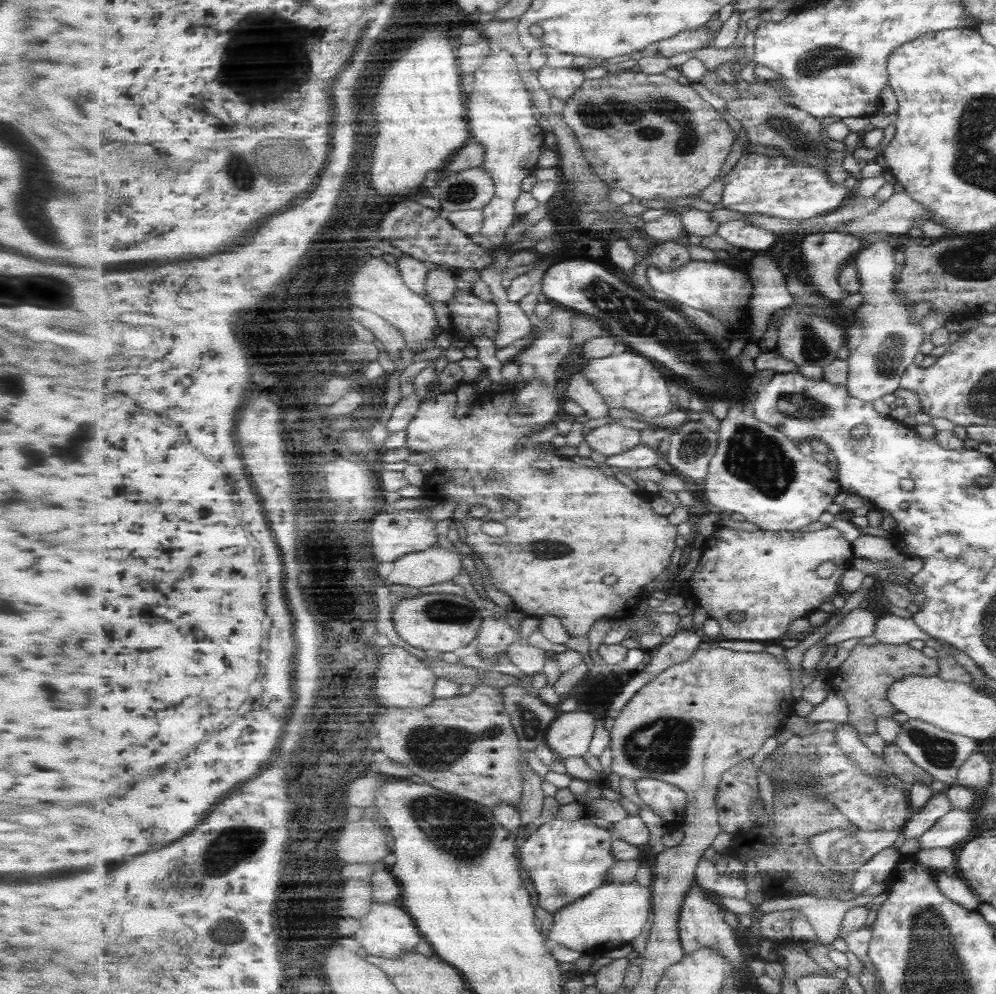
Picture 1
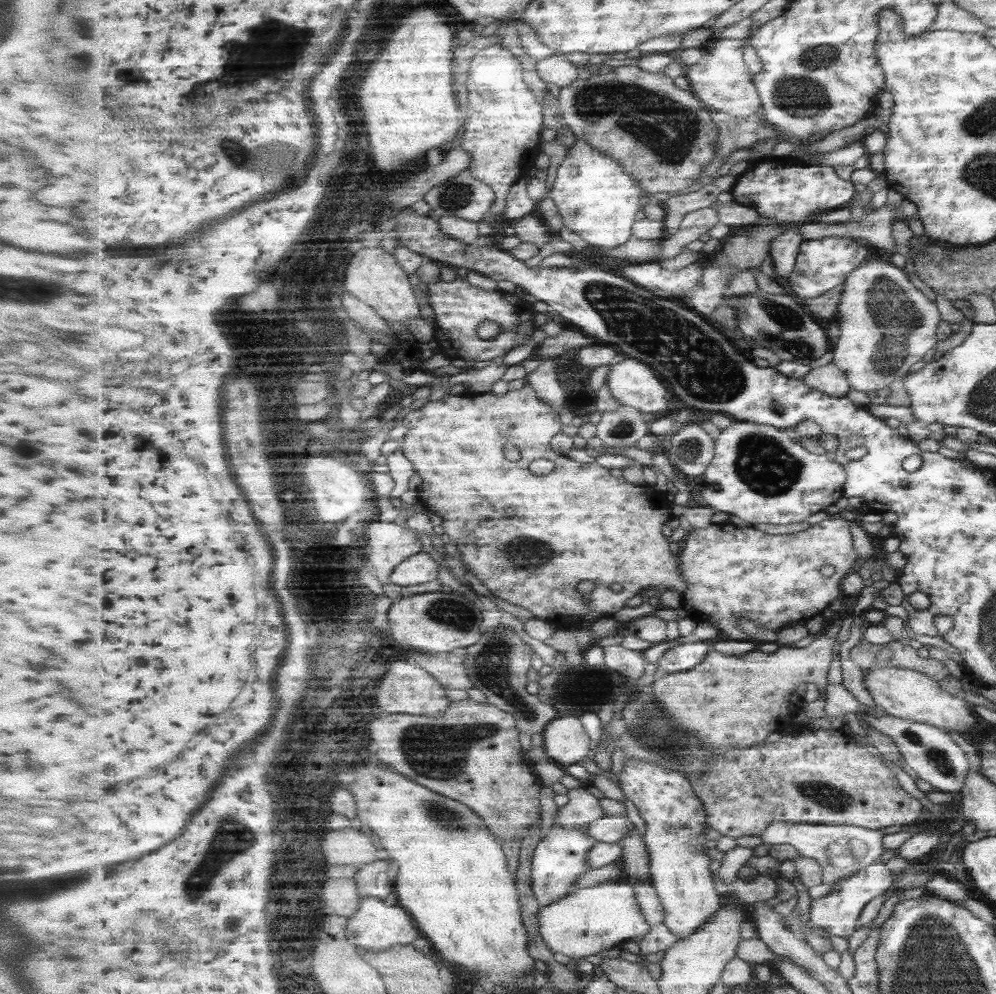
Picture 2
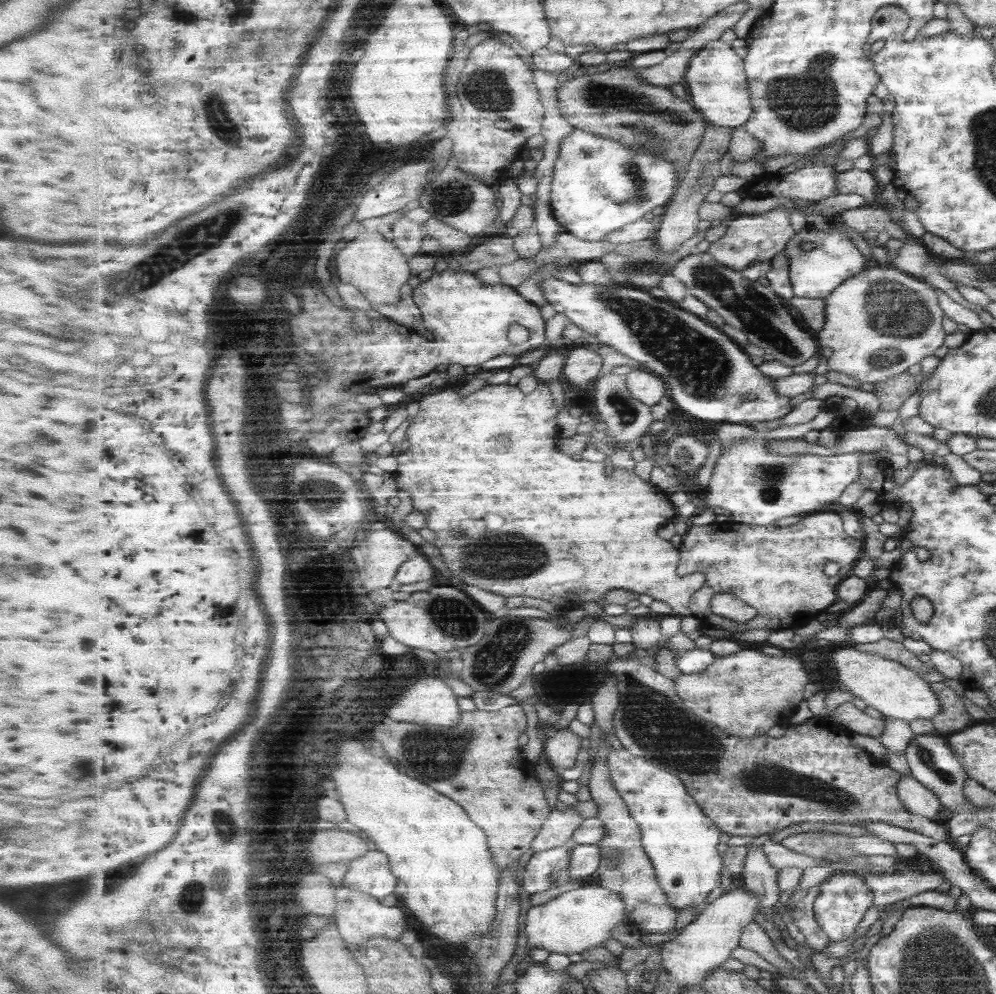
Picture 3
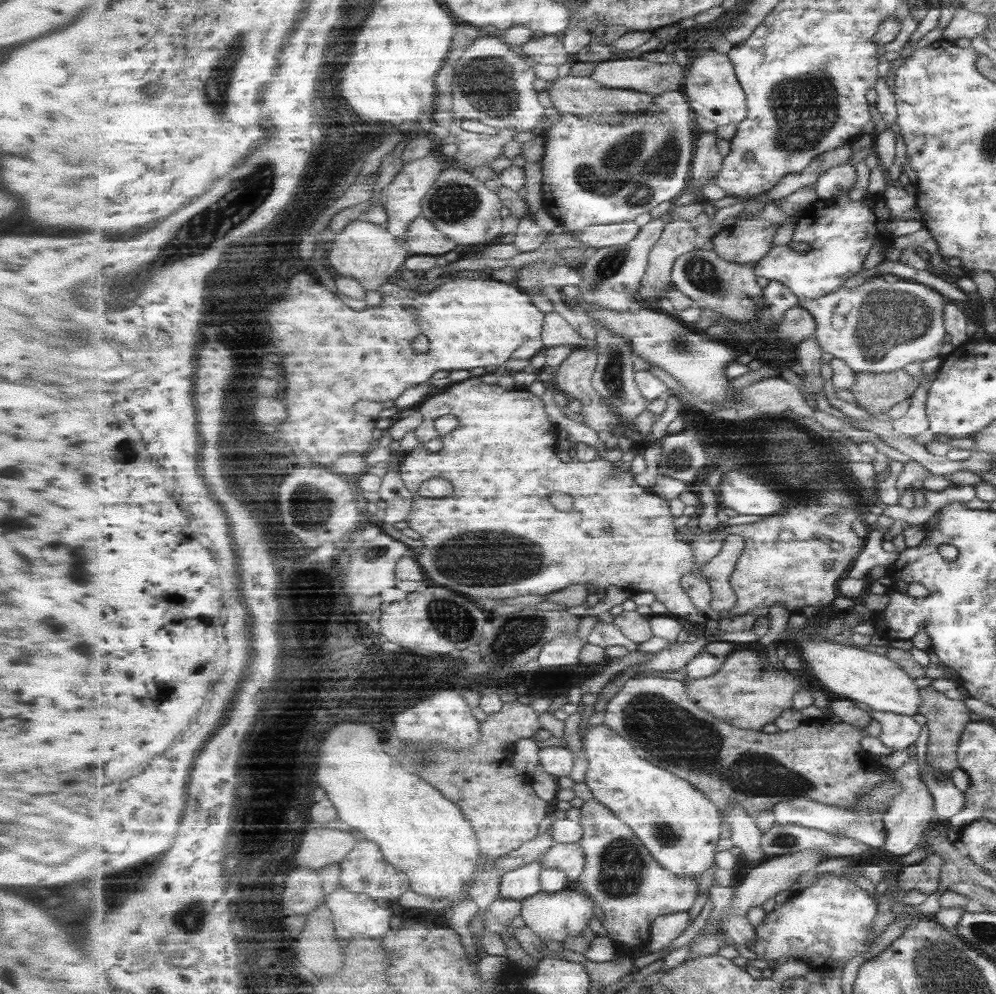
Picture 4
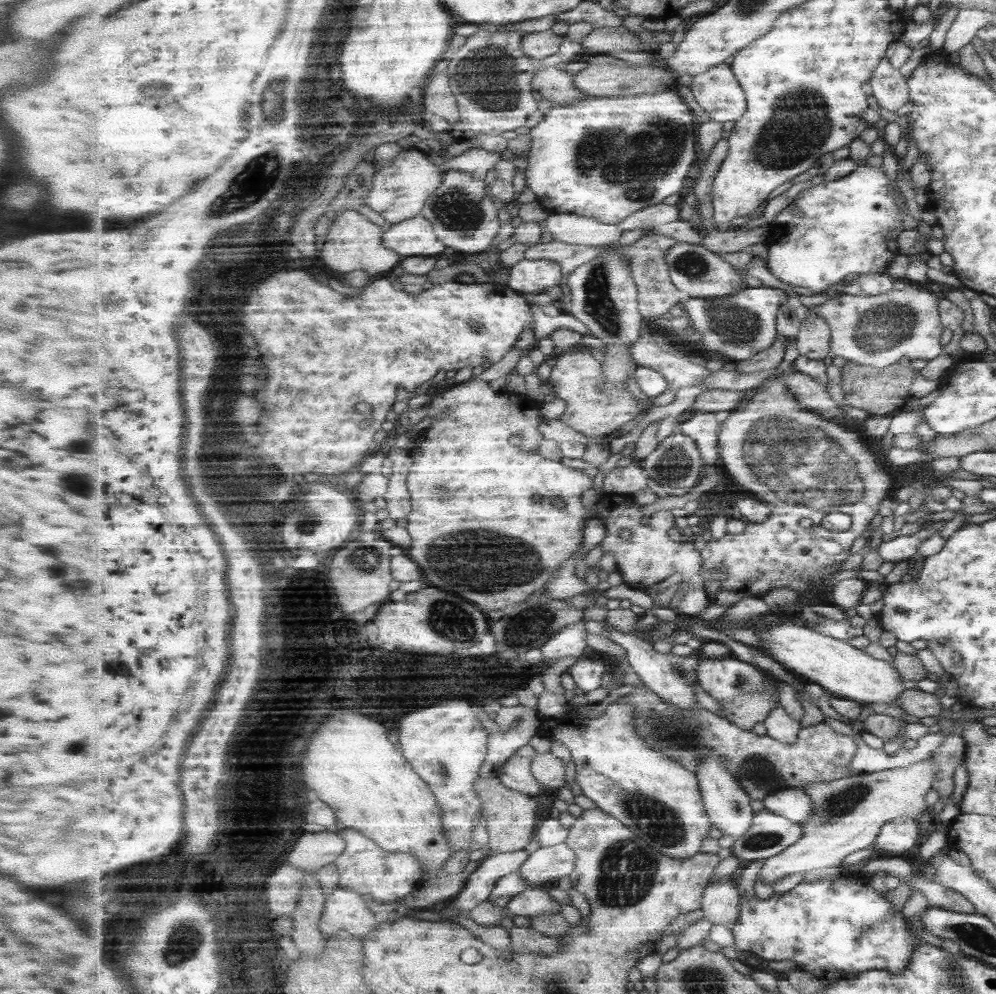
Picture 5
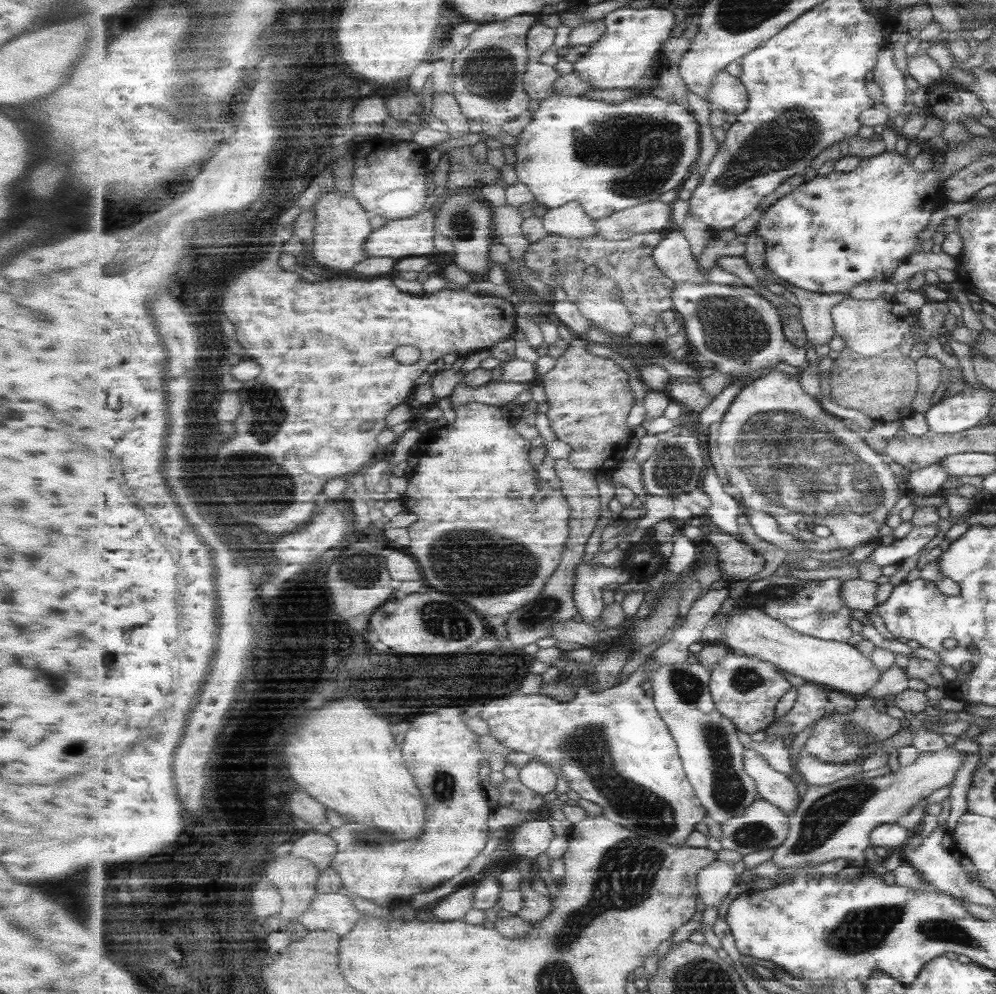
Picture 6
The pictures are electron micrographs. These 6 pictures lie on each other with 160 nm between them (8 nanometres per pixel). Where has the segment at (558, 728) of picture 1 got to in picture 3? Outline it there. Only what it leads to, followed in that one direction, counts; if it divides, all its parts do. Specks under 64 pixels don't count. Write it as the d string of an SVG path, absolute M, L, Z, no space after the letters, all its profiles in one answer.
M568 727L551 730L550 737L543 744L543 755L549 768L557 770L575 767L581 752L583 738L574 734Z

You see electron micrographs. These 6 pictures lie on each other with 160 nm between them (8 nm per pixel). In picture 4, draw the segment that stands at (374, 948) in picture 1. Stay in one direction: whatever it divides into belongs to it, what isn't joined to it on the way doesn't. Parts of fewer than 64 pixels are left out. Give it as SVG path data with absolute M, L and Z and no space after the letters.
M339 886L328 895L325 905L333 913L339 939L349 941L363 936L379 940L392 931L391 909L381 908L367 894L351 892Z

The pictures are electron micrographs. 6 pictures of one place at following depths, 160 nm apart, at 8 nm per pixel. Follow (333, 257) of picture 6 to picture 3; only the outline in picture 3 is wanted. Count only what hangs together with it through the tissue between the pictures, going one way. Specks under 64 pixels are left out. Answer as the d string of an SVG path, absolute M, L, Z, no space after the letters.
M376 231L359 236L349 242L343 249L336 252L335 264L339 266L339 280L351 284L369 300L371 304L397 304L401 302L401 288L411 278L411 267L408 258L399 250L390 236L381 235Z

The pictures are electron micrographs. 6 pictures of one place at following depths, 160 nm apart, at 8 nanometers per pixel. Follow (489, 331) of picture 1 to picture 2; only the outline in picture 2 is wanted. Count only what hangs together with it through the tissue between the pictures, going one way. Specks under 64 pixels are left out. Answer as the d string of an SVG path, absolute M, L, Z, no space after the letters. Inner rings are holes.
M465 277L454 279L453 282L439 280L439 283L428 287L428 294L428 302L435 314L435 344L438 351L449 356L449 360L493 360L497 356L504 356L511 348L529 342L531 334L537 329L534 328L534 314L539 306L528 305L519 295L481 290L477 286L471 286ZM485 320L491 320L501 328L493 338L483 339L477 334L479 324Z

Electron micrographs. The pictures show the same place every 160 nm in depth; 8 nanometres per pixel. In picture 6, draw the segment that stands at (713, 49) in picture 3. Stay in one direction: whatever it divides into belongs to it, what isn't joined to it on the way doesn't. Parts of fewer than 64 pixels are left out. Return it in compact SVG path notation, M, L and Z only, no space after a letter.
M722 71L717 74L717 78L706 99L711 104L718 104L719 108L724 108L727 114L741 115L749 104L749 95L746 86L741 83L740 78L735 78L731 74Z

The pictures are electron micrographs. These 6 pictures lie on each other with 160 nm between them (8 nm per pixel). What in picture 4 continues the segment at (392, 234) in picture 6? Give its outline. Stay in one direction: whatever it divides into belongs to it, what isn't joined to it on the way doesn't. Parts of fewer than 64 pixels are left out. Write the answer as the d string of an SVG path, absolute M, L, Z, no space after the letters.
M419 216L411 223L408 230L407 244L411 254L439 256L457 248L457 243L450 241L437 225L427 217Z

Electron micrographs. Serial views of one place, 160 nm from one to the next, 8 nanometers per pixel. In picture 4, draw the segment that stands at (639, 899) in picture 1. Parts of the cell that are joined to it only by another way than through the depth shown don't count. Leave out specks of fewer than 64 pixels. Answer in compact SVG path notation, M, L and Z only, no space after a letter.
M569 889L553 894L539 892L535 896L521 900L521 902L521 916L526 926L543 940L555 940L555 942L562 943L589 929L589 922L595 916L595 906L597 906L587 892L582 893Z

